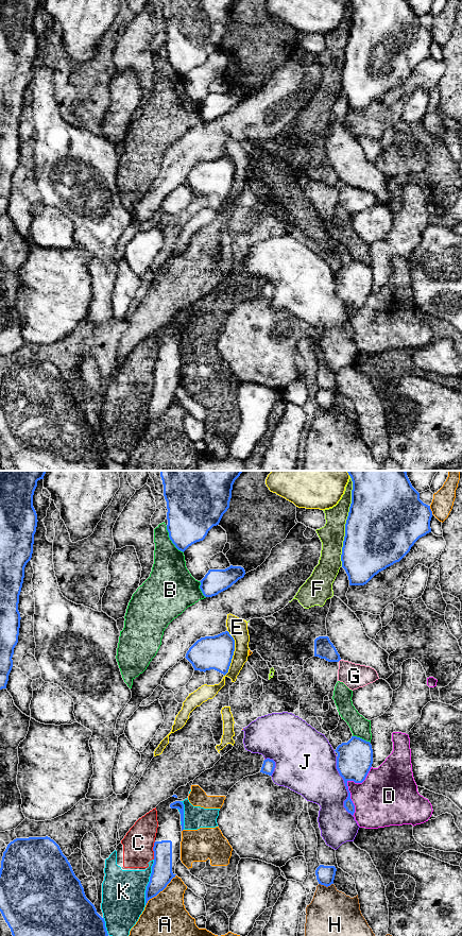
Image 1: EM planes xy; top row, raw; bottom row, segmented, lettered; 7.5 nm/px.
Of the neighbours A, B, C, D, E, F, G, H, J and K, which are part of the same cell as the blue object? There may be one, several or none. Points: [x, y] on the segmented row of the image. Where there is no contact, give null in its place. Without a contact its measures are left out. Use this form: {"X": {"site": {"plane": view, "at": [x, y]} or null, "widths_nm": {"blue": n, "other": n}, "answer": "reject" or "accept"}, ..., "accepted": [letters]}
{"A": {"site": {"plane": "xy", "at": [160, 890]}, "widths_nm": {"blue": 160, "other": 320}, "answer": "reject"}, "B": {"site": {"plane": "xy", "at": [170, 539]}, "widths_nm": {"blue": 360, "other": 260}, "answer": "reject"}, "C": {"site": {"plane": "xy", "at": [153, 850]}, "widths_nm": {"blue": 160, "other": 240}, "answer": "reject"}, "D": {"site": {"plane": "xy", "at": [346, 783]}, "widths_nm": {"blue": 280, "other": 320}, "answer": "reject"}, "E": {"site": {"plane": "xy", "at": [233, 653]}, "widths_nm": {"blue": 260, "other": 150}, "answer": "reject"}, "F": {"site": {"plane": "xy", "at": [346, 521]}, "widths_nm": {"blue": 500, "other": 190}, "answer": "reject"}, "G": {"site": {"plane": "xy", "at": [339, 660]}, "widths_nm": {"blue": 150, "other": 190}, "answer": "reject"}, "H": {"site": {"plane": "xy", "at": [326, 886]}, "widths_nm": {"blue": 140, "other": 360}, "answer": "reject"}, "J": {"site": {"plane": "xy", "at": [345, 785]}, "widths_nm": {"blue": 280, "other": 360}, "answer": "reject"}, "K": {"site": {"plane": "xy", "at": [149, 882]}, "widths_nm": {"blue": 160, "other": 340}, "answer": "reject"}, "accepted": []}

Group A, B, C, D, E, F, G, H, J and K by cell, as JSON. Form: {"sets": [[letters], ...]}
{"sets": [["A"], ["B"], ["C", "F", "K"], ["D"], ["E"], ["G"], ["H"], ["J"]]}

